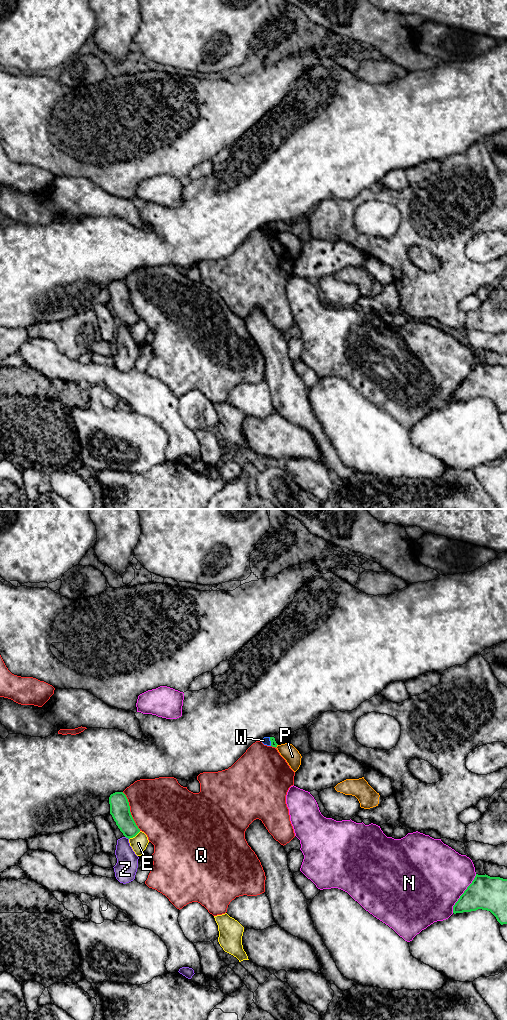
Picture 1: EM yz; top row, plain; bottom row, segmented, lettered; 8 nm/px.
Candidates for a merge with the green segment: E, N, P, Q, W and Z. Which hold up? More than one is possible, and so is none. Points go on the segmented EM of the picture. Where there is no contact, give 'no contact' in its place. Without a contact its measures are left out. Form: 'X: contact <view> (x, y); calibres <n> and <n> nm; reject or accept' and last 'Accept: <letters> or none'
E: contact yz (134, 836); calibres 160 and 130 nm; reject
N: contact yz (463, 893); calibres 280 and 480 nm; reject
P: contact yz (276, 746); calibres 50 and 130 nm; reject
Q: contact yz (129, 811); calibres 160 and 460 nm; reject
W: contact yz (270, 740); calibres 50 and 60 nm; reject
Z: contact yz (127, 837); calibres 160 and 180 nm; reject
Accept: none

